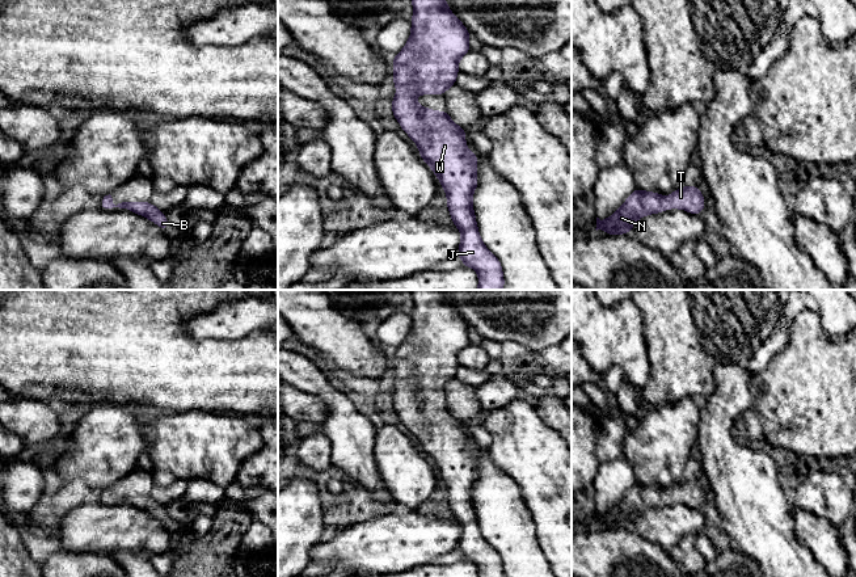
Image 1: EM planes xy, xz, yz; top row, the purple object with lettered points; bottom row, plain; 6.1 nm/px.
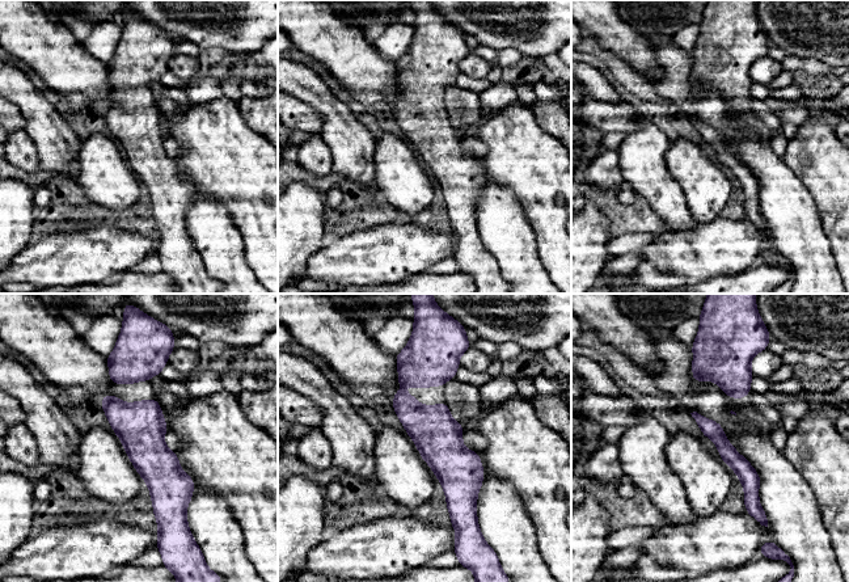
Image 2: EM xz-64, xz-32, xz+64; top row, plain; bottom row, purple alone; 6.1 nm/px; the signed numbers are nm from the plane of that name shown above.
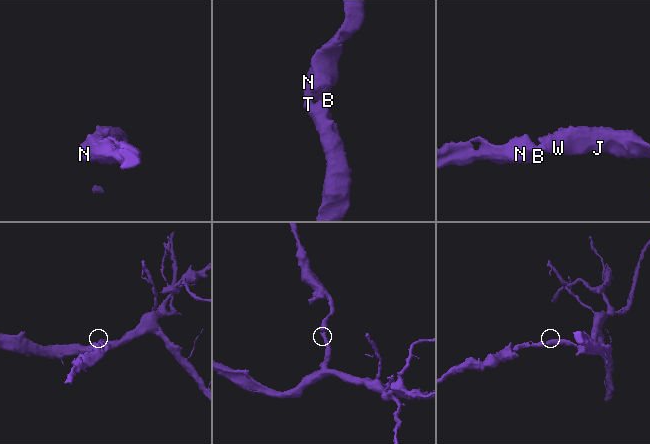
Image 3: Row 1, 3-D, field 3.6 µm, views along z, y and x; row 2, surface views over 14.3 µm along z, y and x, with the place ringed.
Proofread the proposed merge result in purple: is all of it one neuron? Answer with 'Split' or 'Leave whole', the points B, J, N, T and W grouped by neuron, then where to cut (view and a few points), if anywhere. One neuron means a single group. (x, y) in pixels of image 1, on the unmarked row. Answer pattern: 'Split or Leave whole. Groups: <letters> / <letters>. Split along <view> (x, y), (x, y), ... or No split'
Leave whole. Groups: B J N T W. No split

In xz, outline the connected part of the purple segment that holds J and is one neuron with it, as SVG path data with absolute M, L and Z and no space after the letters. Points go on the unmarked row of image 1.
M412 290L414 308L410 313L412 327L405 341L392 351L393 376L397 383L392 393L392 408L399 414L401 422L413 433L418 441L423 455L433 463L440 475L446 489L447 501L452 517L461 527L461 535L457 543L457 551L463 553L463 560L473 561L478 567L478 577L505 577L502 559L499 553L484 539L478 527L475 504L472 500L473 485L477 483L477 448L472 447L465 438L465 424L454 417L447 405L431 404L417 397L416 389L419 388L443 388L448 382L455 379L456 370L460 366L457 355L471 345L469 324L450 304L444 290Z

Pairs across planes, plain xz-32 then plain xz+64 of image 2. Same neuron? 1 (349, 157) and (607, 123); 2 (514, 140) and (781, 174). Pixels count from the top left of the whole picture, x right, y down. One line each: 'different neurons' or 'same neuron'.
1: different neurons
2: different neurons

